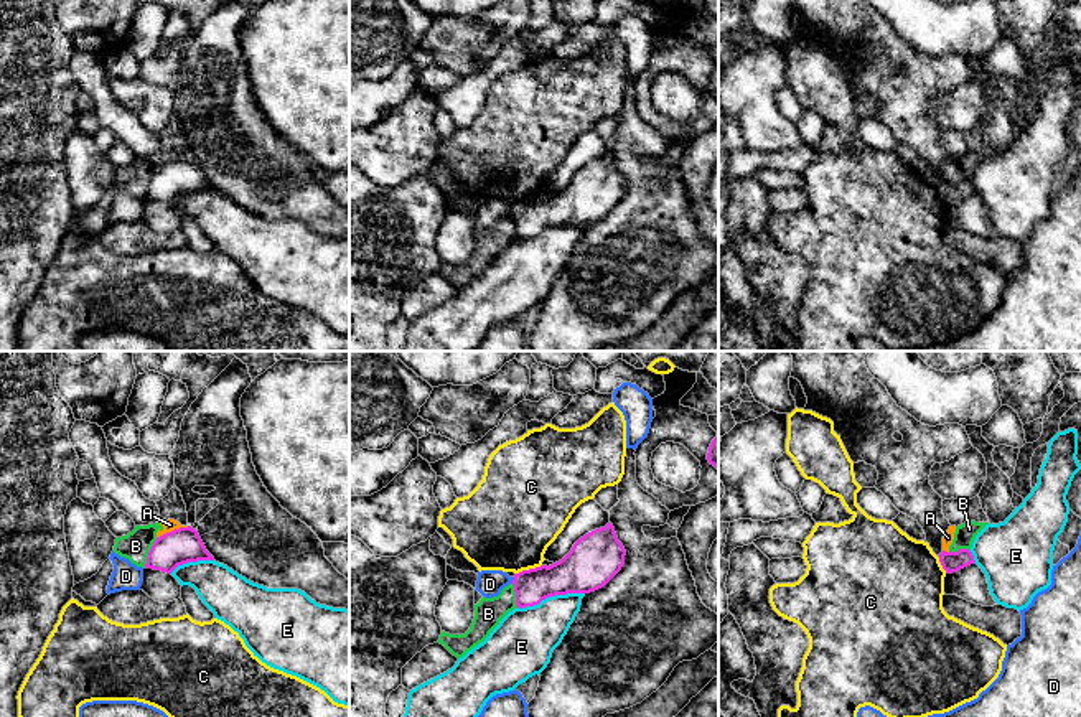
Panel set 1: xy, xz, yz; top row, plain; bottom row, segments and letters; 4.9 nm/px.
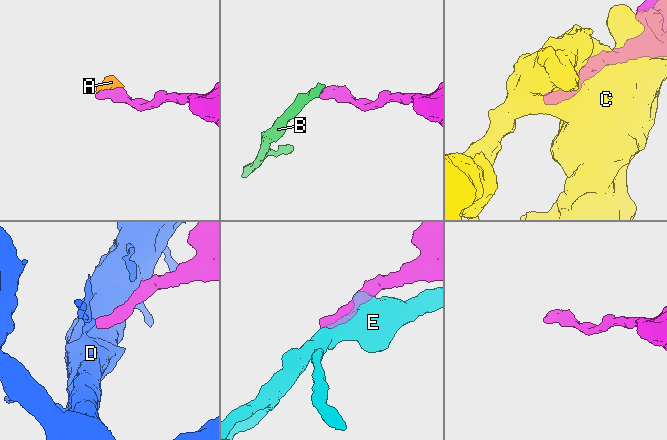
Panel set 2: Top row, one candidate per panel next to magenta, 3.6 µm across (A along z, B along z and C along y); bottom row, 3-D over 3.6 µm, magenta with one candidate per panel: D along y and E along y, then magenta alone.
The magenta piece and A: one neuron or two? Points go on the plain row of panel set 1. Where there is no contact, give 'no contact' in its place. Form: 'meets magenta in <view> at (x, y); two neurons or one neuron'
meets magenta in xy at (172, 162); two neurons

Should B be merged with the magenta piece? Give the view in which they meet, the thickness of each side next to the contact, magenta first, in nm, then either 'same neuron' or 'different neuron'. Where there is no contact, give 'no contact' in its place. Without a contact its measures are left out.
contact in xy; calibres 170 and 140 nm; different neuron

